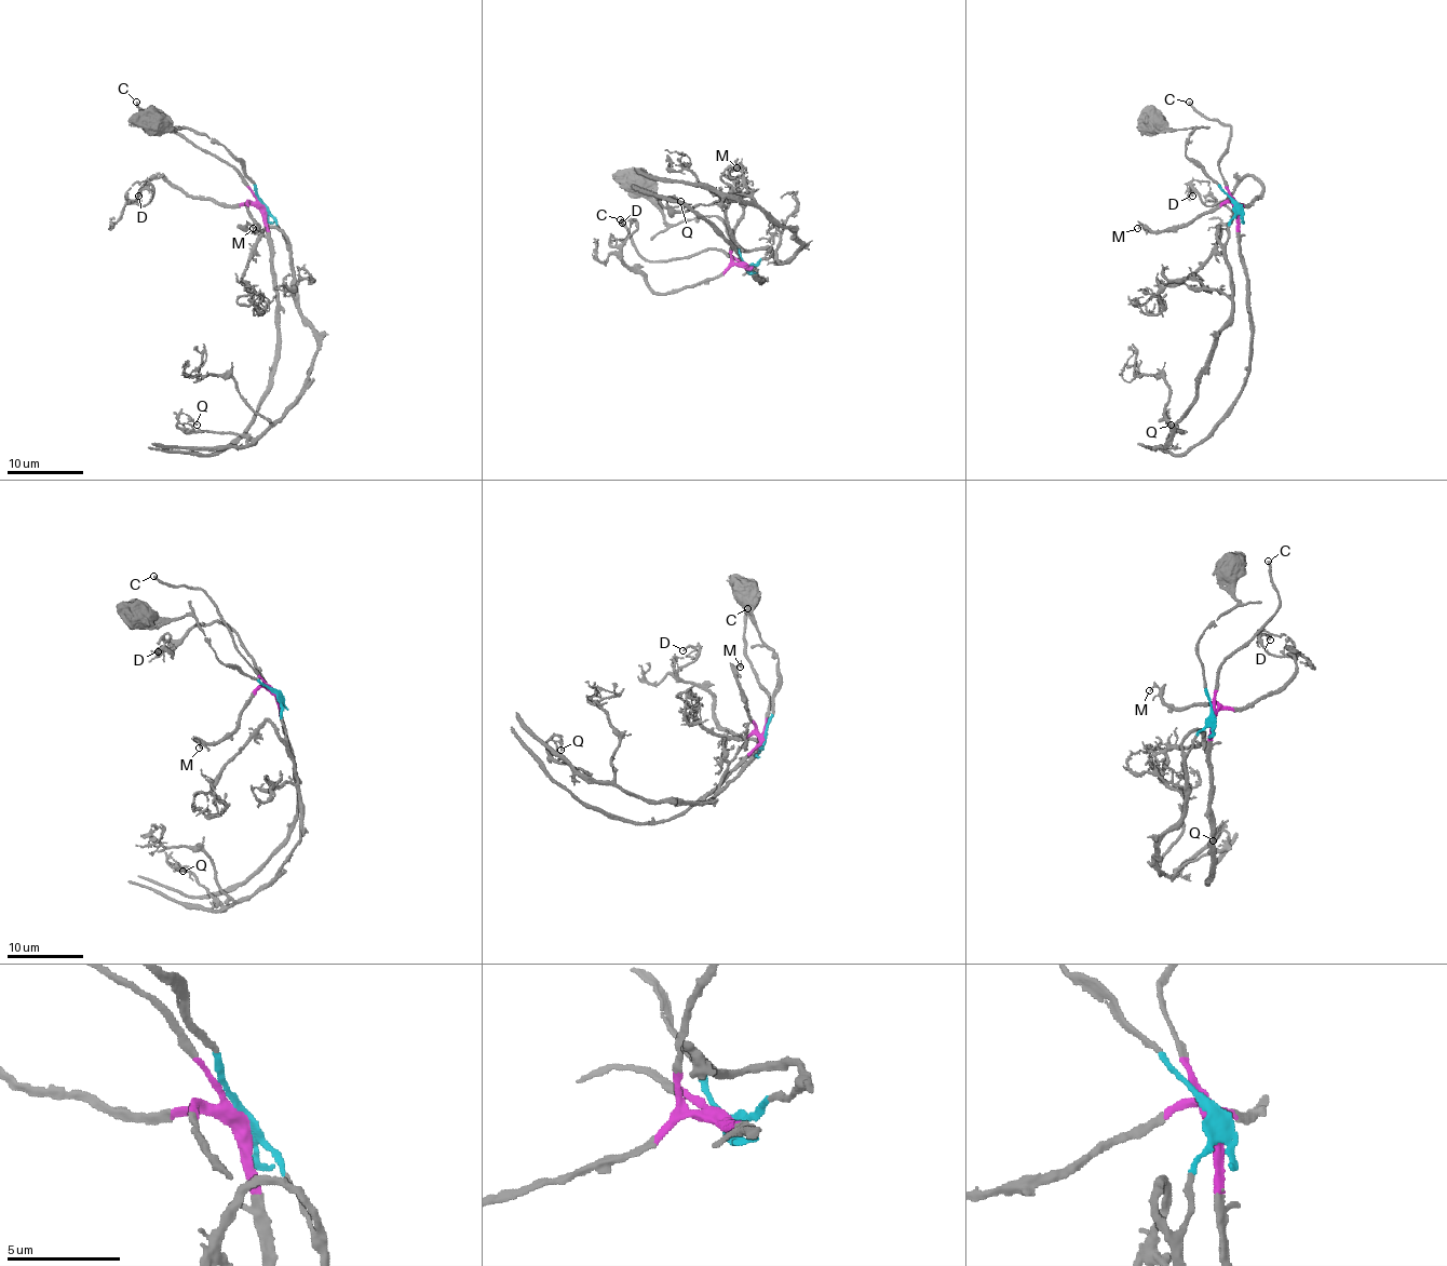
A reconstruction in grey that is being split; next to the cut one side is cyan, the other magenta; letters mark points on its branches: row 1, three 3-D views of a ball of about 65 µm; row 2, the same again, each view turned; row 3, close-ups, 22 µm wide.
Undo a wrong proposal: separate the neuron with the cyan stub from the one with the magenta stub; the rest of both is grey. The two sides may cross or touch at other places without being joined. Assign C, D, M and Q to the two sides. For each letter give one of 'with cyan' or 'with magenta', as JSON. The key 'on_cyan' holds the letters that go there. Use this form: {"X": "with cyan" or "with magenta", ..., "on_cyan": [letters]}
{"C": "with magenta", "D": "with magenta", "M": "with magenta", "Q": "with cyan", "on_cyan": ["Q"]}

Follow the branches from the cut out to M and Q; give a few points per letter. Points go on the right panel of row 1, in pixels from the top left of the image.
M: (1233, 205), (1220, 202), (1182, 225), (1157, 230), (1137, 229)
Q: (1233, 204), (1226, 250), (1232, 315), (1198, 382), (1198, 395), (1172, 435), (1179, 431), (1165, 422), (1172, 423)

